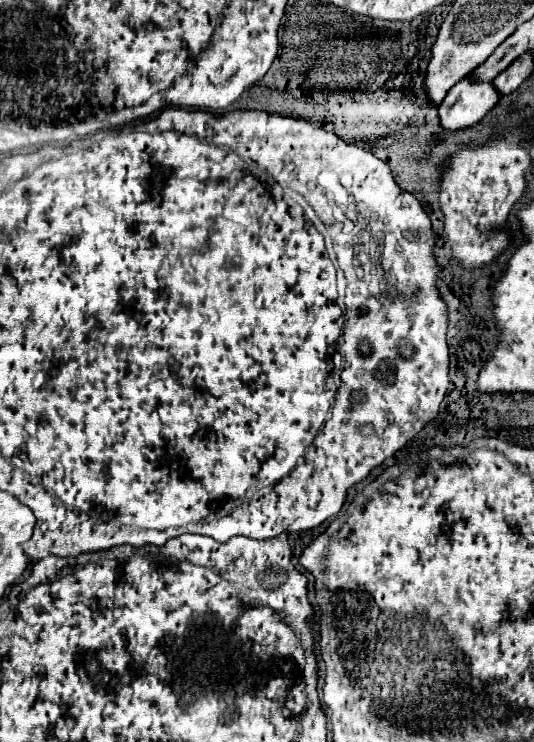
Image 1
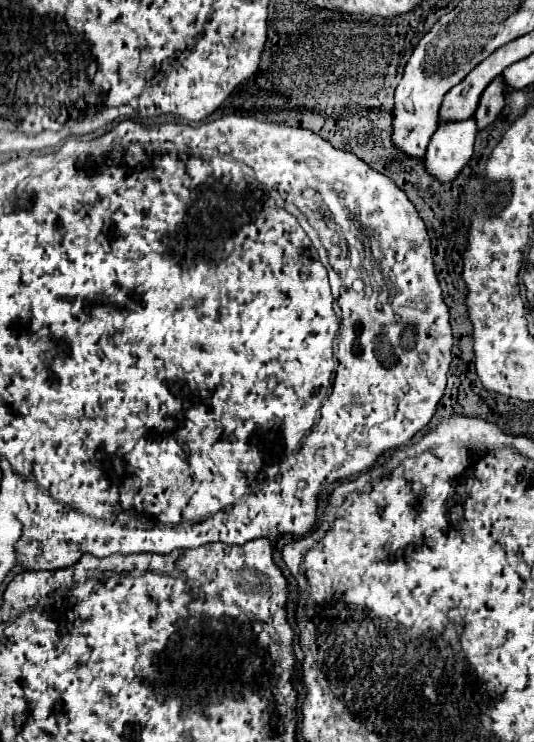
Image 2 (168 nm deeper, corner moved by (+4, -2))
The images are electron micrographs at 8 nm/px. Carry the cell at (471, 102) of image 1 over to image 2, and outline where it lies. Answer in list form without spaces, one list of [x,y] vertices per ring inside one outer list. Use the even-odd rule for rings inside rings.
[[[469,118],[467,122],[447,122],[447,126],[439,126],[431,138],[431,146],[427,148],[427,156],[425,156],[427,174],[431,174],[435,180],[443,184],[453,182],[461,174],[465,164],[471,160],[475,134],[477,134],[477,126],[473,118]]]

